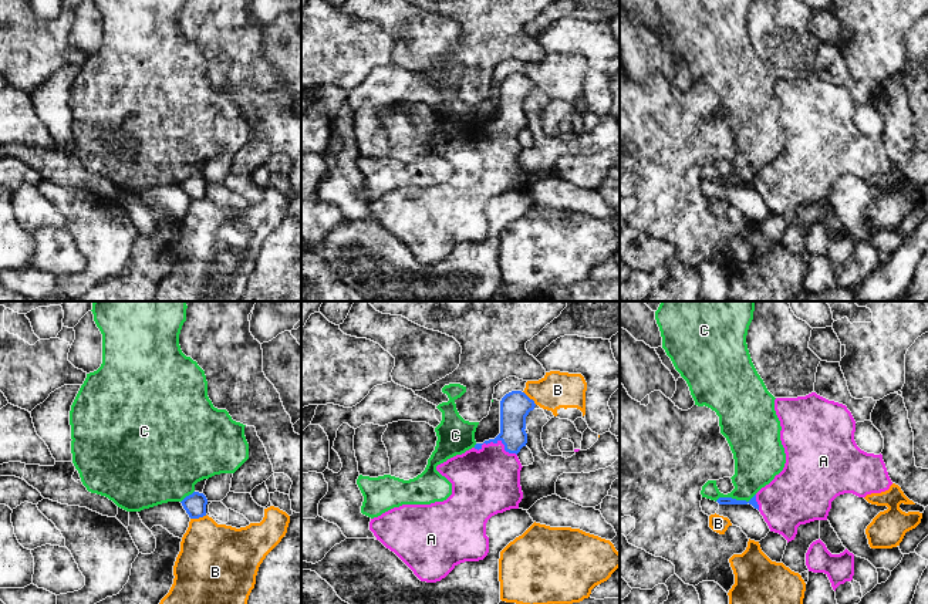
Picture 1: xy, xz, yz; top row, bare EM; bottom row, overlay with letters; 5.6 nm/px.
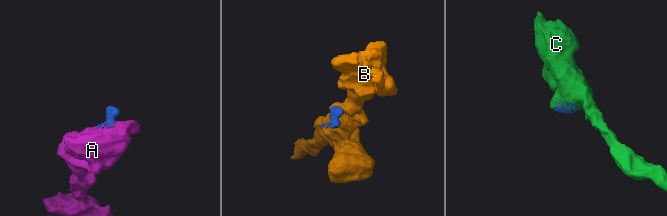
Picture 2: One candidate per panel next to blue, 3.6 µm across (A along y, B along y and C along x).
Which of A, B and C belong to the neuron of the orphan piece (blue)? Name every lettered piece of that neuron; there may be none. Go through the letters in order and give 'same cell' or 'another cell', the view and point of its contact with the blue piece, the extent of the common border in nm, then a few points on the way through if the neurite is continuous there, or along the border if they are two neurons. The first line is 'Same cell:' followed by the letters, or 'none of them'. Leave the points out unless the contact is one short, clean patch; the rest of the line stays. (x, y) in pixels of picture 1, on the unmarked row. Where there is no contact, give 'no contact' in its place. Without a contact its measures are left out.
Same cell: A
A: same cell; meets blue in xz at (496, 124); contact 260 nm long; runs through xz (515, 88), (512, 110), (496, 124), (496, 141), (485, 164)
B: another cell; meets blue in xy at (198, 199); contact 100 nm long; border along xy (206, 196), (191, 201)
C: another cell; meets blue in yz at (735, 181); contact 240 nm long; border along yz (755, 175), (748, 182), (731, 179), (718, 179), (715, 182)

